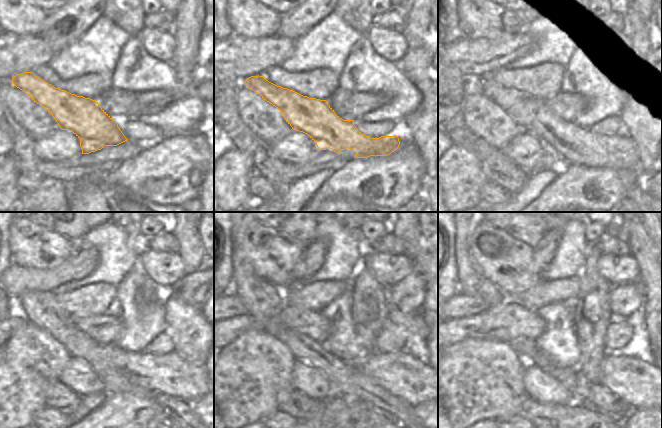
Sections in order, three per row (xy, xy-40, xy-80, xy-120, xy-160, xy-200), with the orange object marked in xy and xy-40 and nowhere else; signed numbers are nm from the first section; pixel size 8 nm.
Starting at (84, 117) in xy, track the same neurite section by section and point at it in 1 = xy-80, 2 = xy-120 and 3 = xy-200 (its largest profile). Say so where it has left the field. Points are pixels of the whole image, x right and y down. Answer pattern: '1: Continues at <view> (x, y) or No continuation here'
1: Continues at xy-80 (533, 114)
2: Continues at xy-120 (179, 378)
3: Continues at xy-200 (639, 383)

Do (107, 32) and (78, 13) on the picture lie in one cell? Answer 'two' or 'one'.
two

